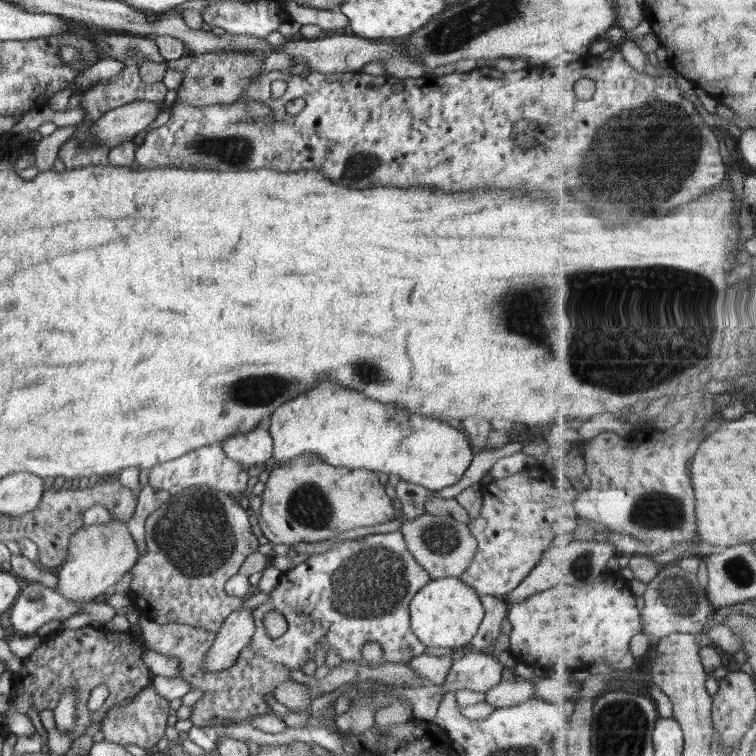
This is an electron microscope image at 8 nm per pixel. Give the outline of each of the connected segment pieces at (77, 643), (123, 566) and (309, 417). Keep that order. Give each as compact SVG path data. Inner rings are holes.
M90 625L75 630L64 629L56 638L52 638L52 640L48 640L45 644L41 644L30 656L23 659L22 670L14 674L14 682L22 684L22 686L13 686L12 691L16 693L26 692L26 694L18 694L18 698L22 700L22 702L18 702L18 706L22 708L20 712L26 714L26 703L30 704L30 708L34 707L34 709L38 709L39 712L44 709L53 710L56 708L62 692L66 692L68 688L74 688L74 694L76 694L76 699L74 700L76 700L78 715L76 734L79 735L74 736L74 730L73 732L66 732L66 734L70 734L73 740L83 738L84 730L91 722L99 722L107 714L108 709L119 705L124 699L134 697L138 692L141 692L152 684L151 670L143 661L143 651L144 644L138 641L134 635L130 636L129 633L100 632ZM50 672L56 674L56 682L59 682L60 687L59 690L42 690L42 678L44 678L44 684L46 684L44 688L48 688L48 684L50 684ZM101 684L107 686L110 695L98 710L88 710L88 700L91 691Z
M112 514L109 523L81 526L69 542L69 554L56 576L56 594L70 600L72 604L86 604L102 600L139 560L138 547L127 522Z
M322 380L292 400L276 407L269 417L269 431L273 438L273 456L275 460L292 460L304 453L314 453L323 461L335 467L368 468L375 473L385 472L398 474L406 482L439 491L456 484L463 478L466 469L471 465L473 455L469 438L462 430L442 423L437 418L422 416L414 411L394 404L372 400L349 388L338 386L332 380Z

